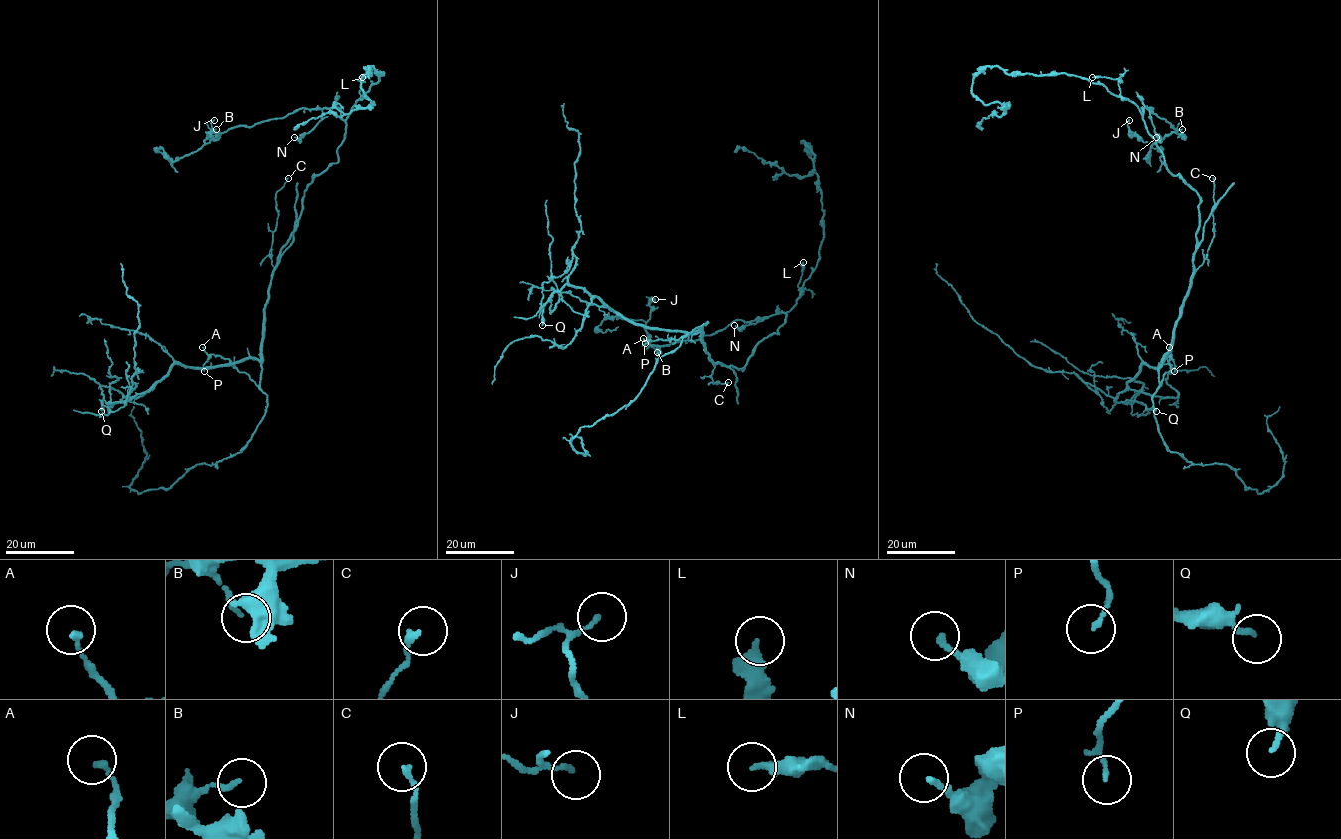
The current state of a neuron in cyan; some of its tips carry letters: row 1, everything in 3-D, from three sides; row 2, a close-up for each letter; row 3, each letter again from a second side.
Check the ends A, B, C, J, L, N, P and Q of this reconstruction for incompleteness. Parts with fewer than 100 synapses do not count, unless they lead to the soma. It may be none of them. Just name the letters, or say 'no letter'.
no letter

